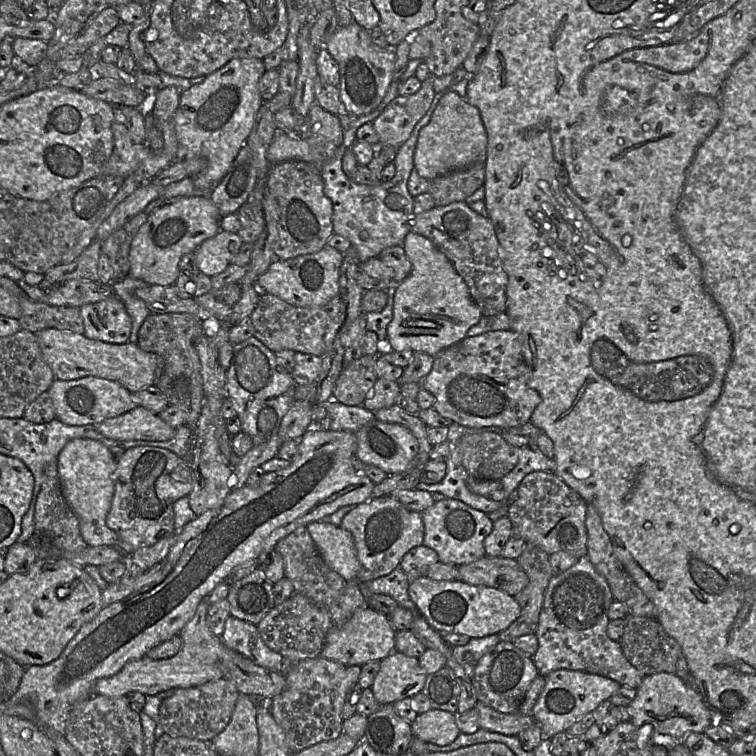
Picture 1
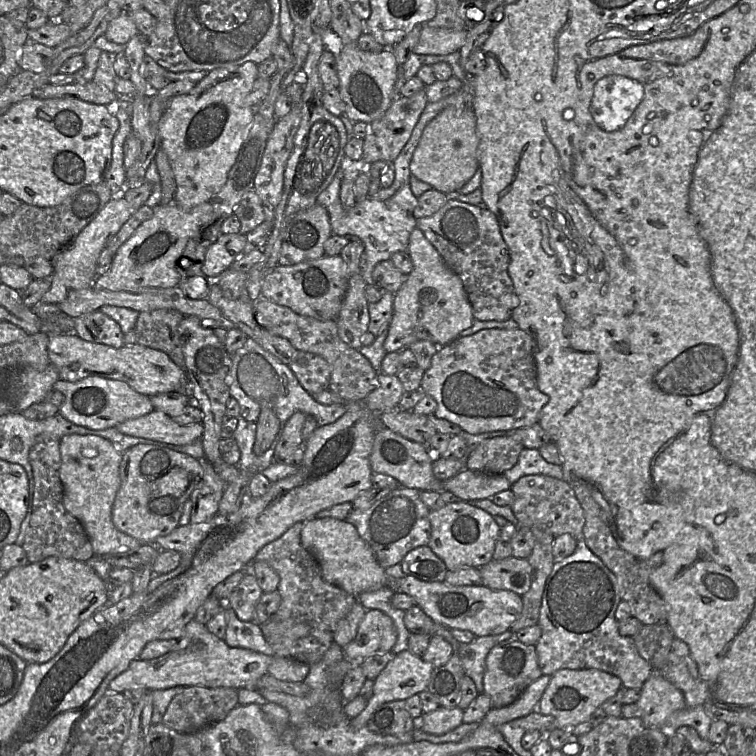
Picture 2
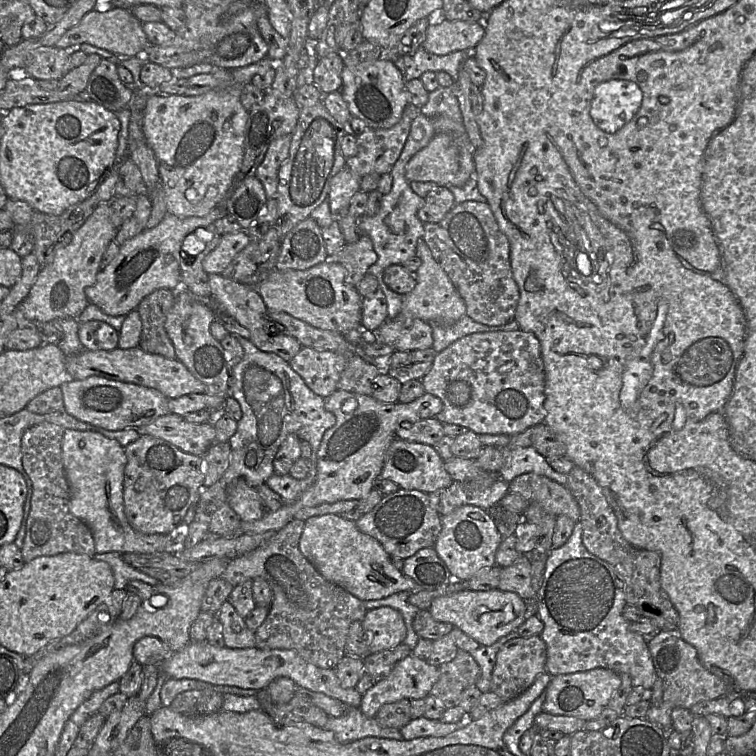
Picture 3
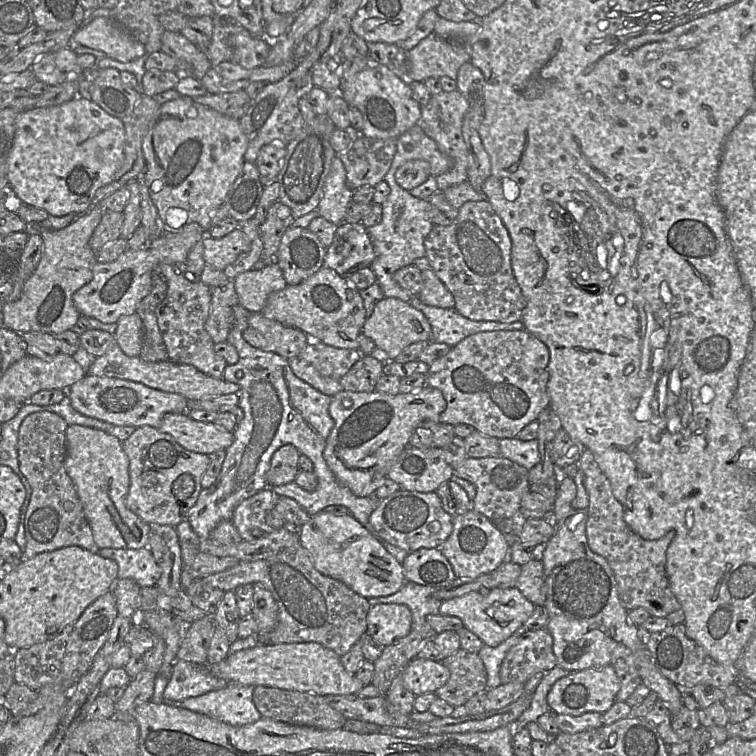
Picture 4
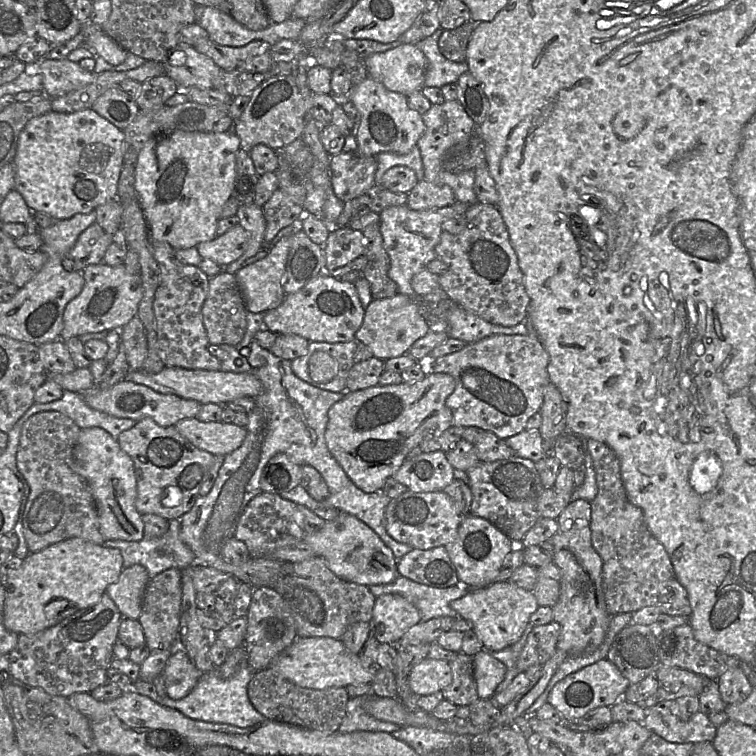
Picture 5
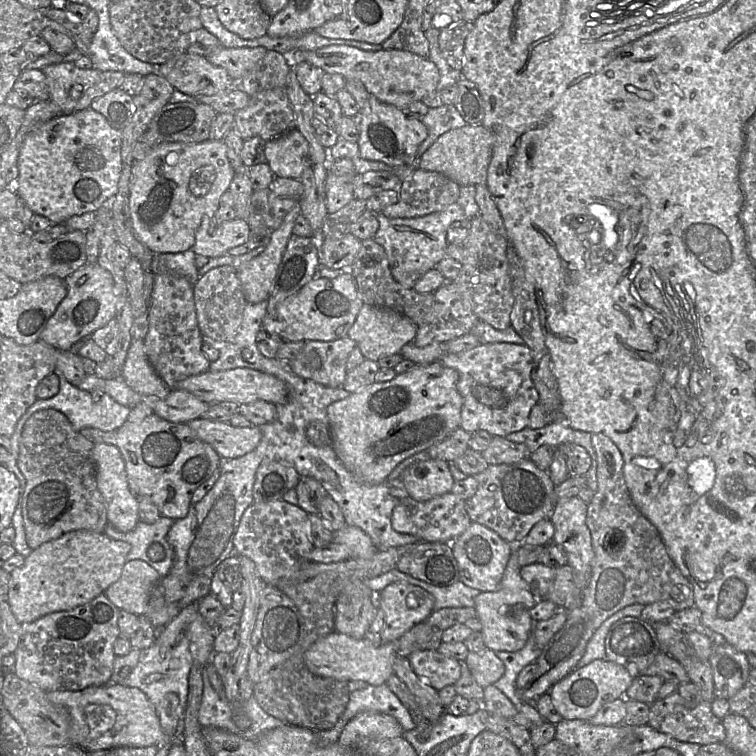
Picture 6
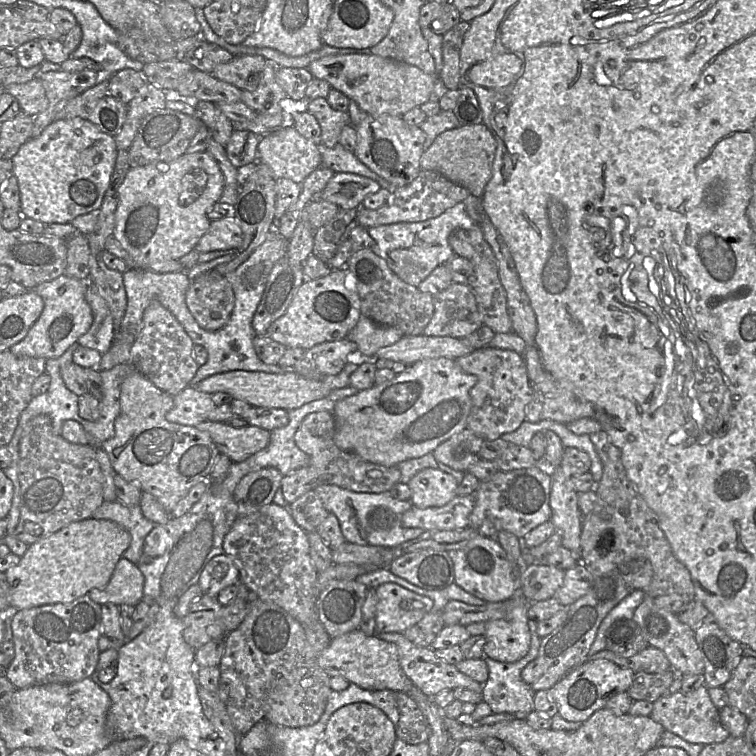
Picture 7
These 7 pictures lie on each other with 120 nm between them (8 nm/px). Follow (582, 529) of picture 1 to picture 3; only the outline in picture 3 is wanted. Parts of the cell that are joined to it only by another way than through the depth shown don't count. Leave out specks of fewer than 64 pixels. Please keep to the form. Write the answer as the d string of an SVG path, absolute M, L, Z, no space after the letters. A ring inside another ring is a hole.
M525 473L509 483L509 492L520 494L527 502L537 502L548 513L555 517L565 515L575 523L580 519L580 507L570 490L545 476Z

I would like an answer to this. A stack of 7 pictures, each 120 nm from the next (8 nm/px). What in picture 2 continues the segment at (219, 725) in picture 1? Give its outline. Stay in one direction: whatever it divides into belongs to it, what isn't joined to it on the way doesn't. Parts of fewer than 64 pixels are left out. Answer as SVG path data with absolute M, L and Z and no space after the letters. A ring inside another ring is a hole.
M183 687L163 714L162 723L182 734L223 720L238 705L238 690L230 687Z

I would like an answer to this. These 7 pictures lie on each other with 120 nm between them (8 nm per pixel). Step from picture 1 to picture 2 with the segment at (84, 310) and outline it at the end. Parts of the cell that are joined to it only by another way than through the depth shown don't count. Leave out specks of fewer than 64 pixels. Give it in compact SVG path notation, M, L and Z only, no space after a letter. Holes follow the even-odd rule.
M96 310L74 318L76 335L88 342L104 344L114 348L121 348L124 344L124 333L120 325Z

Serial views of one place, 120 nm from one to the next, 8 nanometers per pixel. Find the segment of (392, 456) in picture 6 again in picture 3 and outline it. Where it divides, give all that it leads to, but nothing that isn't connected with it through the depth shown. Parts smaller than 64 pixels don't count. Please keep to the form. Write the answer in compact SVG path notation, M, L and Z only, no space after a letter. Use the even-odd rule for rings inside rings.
M336 390L325 398L324 408L335 415L336 423L322 437L317 451L317 474L314 483L295 502L285 503L280 509L269 511L259 520L241 521L238 534L255 535L279 531L302 508L366 497L373 489L374 480L380 476L387 449L396 438L396 429L400 424L433 418L441 412L443 403L438 397L428 393L410 403L384 403L371 395Z

